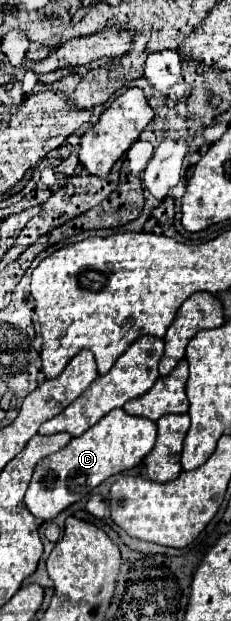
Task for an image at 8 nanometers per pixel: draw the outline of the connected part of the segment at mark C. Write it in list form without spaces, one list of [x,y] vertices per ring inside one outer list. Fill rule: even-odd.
[[[116,408],[80,438],[72,438],[66,448],[46,456],[36,464],[24,502],[28,510],[42,522],[54,520],[62,510],[88,496],[106,478],[138,466],[142,458],[154,448],[154,442],[156,422],[130,416],[122,408]]]

